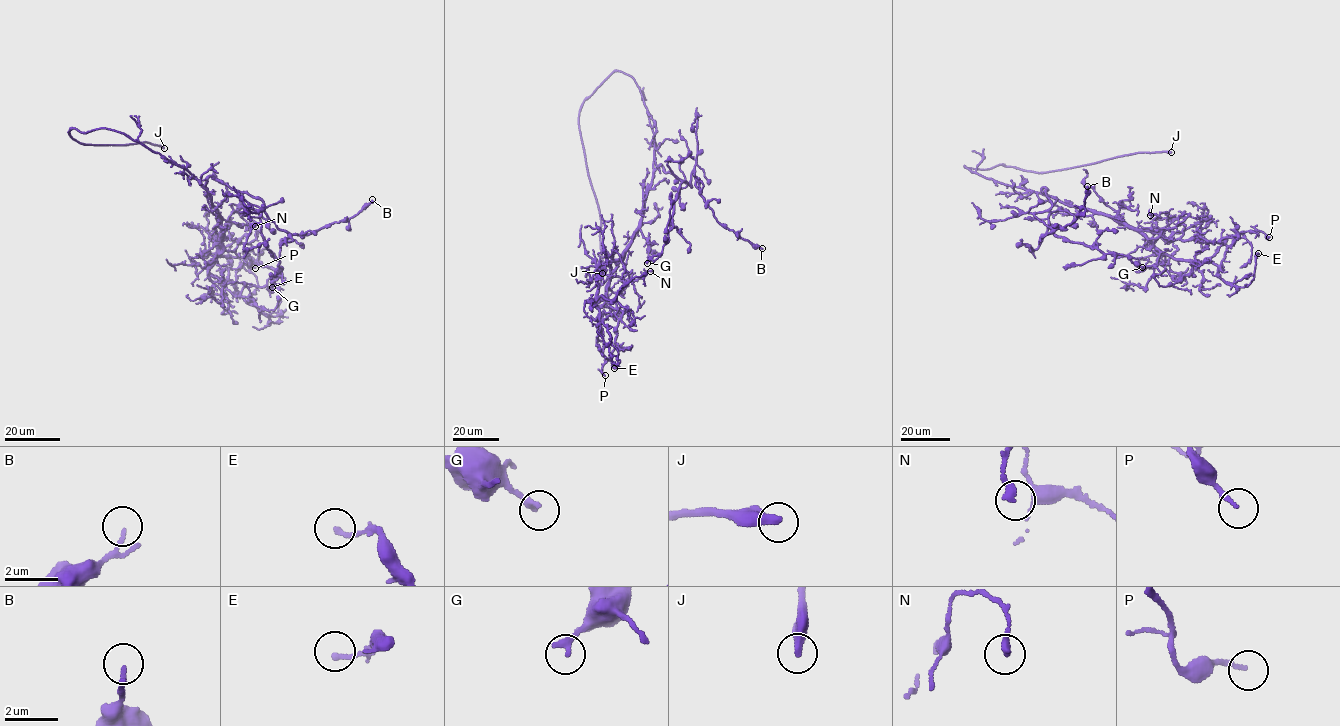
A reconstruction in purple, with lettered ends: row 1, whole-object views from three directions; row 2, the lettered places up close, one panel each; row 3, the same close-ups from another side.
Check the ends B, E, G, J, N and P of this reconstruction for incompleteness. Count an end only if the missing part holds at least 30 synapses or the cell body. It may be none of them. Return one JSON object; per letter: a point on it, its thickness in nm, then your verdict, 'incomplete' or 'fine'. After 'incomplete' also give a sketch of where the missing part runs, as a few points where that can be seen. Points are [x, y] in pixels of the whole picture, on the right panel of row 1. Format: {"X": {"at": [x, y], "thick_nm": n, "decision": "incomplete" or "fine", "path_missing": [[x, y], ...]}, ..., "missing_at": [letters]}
{"B": {"at": [1087, 186], "thick_nm": 80, "decision": "fine"}, "E": {"at": [1258, 253], "thick_nm": 190, "decision": "fine"}, "G": {"at": [1142, 267], "thick_nm": 260, "decision": "fine"}, "J": {"at": [1171, 152], "thick_nm": 380, "decision": "incomplete", "path_missing": [[1171, 152], [1237, 165], [1300, 195], [1315, 193]]}, "N": {"at": [1150, 215], "thick_nm": 280, "decision": "fine"}, "P": {"at": [1269, 237], "thick_nm": 160, "decision": "fine"}, "missing_at": ["J"]}

